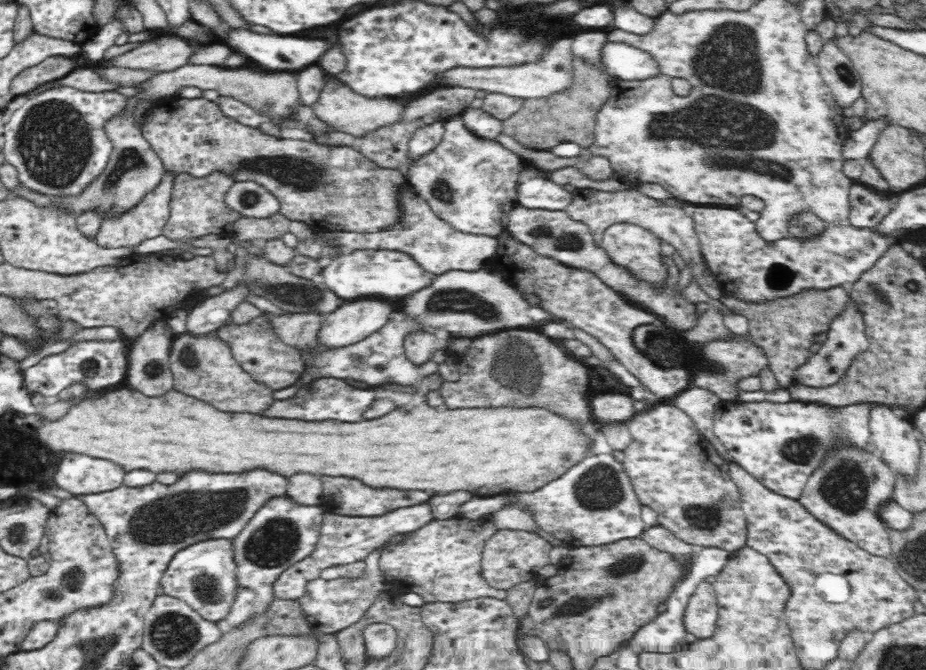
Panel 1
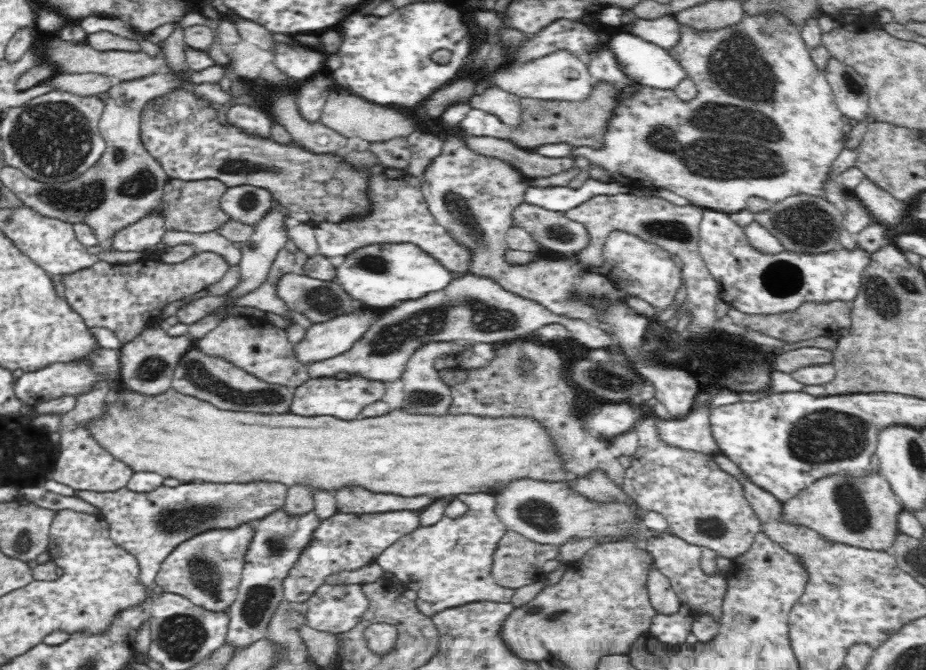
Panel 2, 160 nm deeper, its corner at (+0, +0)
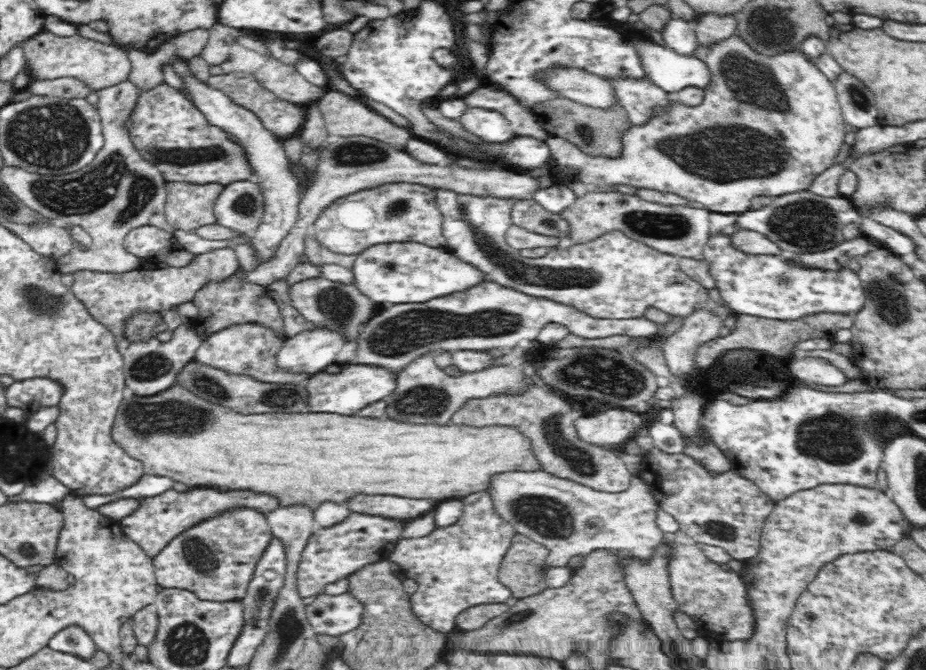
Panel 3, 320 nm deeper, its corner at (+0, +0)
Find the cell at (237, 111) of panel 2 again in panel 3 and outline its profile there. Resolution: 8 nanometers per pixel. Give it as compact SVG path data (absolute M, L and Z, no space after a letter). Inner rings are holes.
M176 59L171 66L184 78L185 85L192 94L195 105L205 116L205 119L211 125L220 127L228 134L233 134L238 138L238 144L244 150L250 168L254 170L256 183L261 188L263 196L264 214L259 228L251 234L250 243L254 244L253 247L259 256L259 262L264 263L276 252L280 242L288 236L290 229L296 225L295 222L299 216L299 202L304 196L302 188L299 188L297 180L289 171L289 162L287 162L288 158L282 140L264 128L262 121L253 111L236 104L232 99L227 98L222 91L194 78L186 61Z

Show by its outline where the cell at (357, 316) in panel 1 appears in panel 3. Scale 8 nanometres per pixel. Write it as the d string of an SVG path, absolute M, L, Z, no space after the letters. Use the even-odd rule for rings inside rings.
M330 328L302 331L282 342L276 356L277 368L289 374L323 372L334 360L345 343L345 336Z

